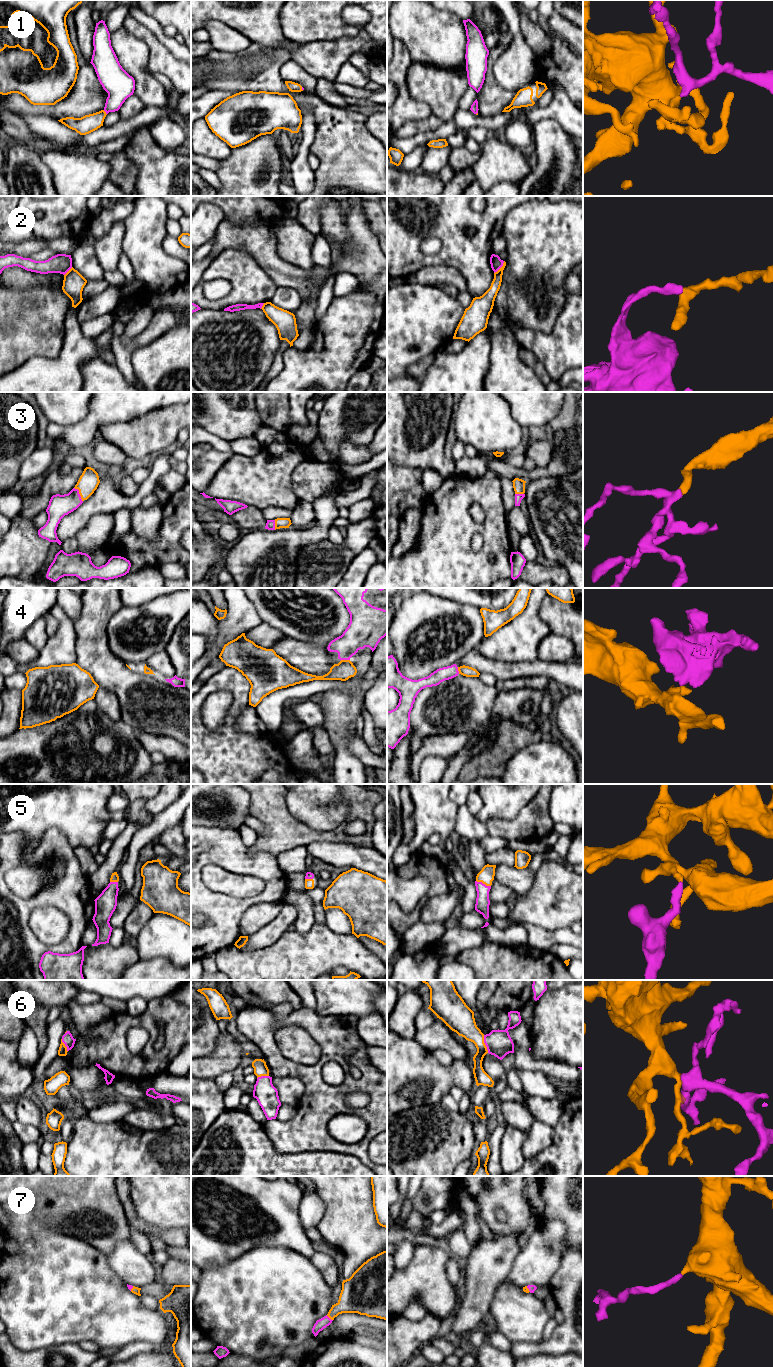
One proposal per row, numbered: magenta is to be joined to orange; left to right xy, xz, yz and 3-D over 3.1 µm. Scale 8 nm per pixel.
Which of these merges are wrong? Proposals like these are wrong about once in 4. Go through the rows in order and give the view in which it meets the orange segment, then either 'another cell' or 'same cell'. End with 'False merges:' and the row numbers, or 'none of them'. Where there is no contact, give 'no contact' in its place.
1: contact in xy; same cell
2: contact in yz; another cell
3: contact in xy; same cell
4: contact in xz; same cell
5: contact in yz; same cell
6: contact in yz; same cell
7: contact in xz; same cell
False merges: 2

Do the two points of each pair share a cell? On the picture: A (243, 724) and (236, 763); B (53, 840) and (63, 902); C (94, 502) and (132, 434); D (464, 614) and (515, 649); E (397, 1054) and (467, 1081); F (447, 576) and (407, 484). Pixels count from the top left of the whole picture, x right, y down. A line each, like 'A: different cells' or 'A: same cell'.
A: different cells
B: same cell
C: different cells
D: different cells
E: same cell
F: different cells

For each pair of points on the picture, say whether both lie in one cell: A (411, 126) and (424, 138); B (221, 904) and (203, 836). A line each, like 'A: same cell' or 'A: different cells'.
A: different cells
B: same cell

